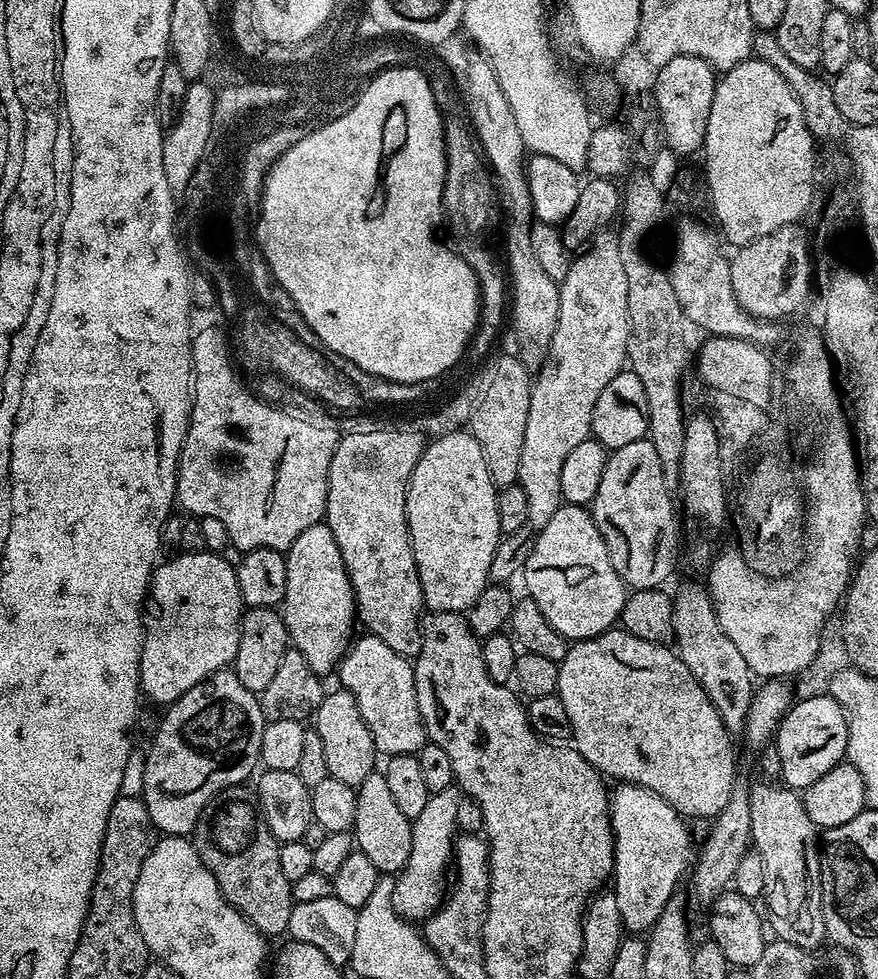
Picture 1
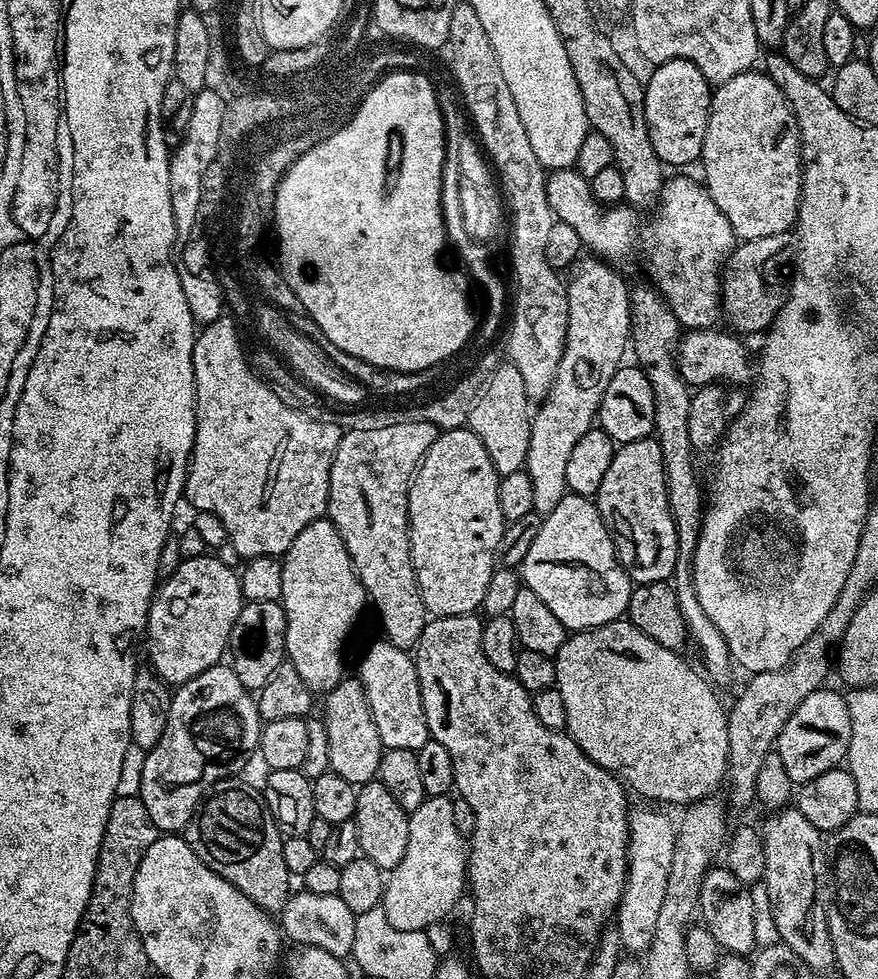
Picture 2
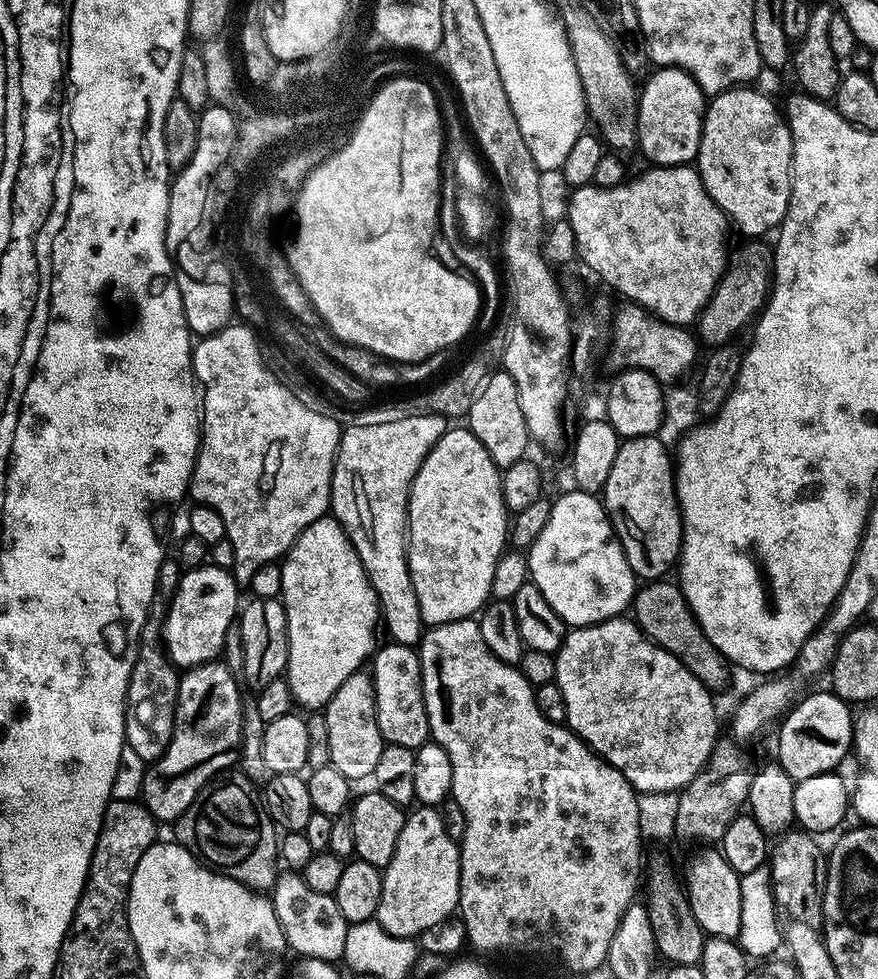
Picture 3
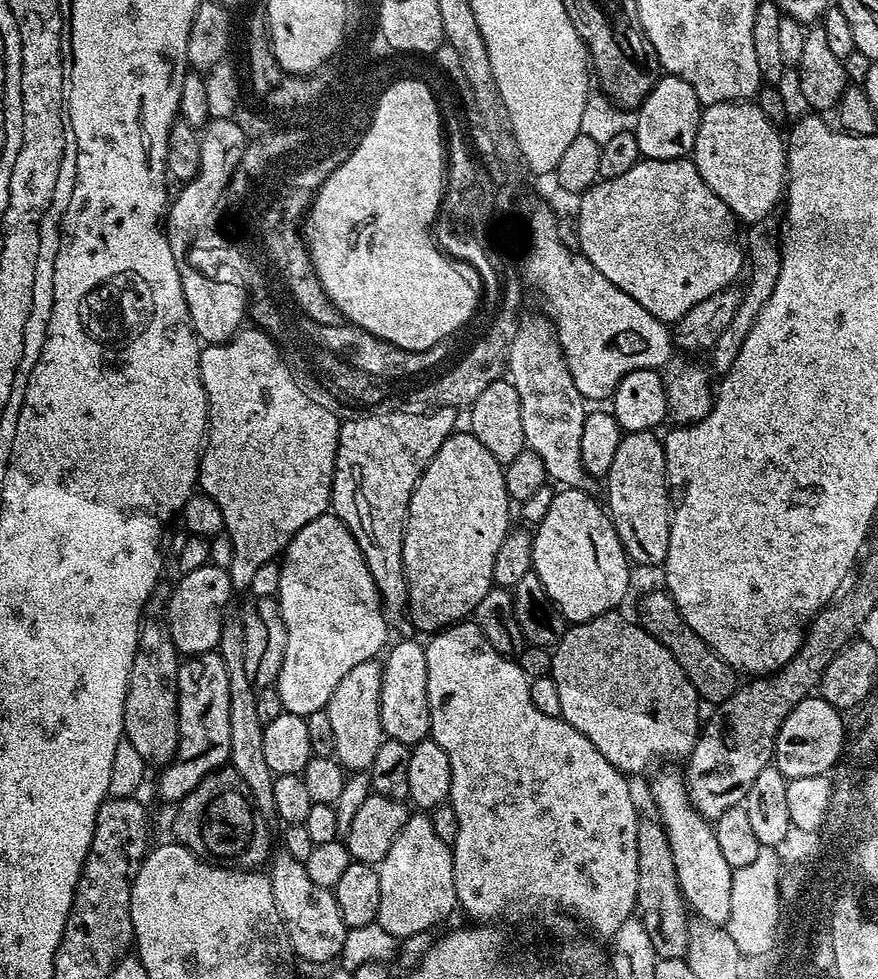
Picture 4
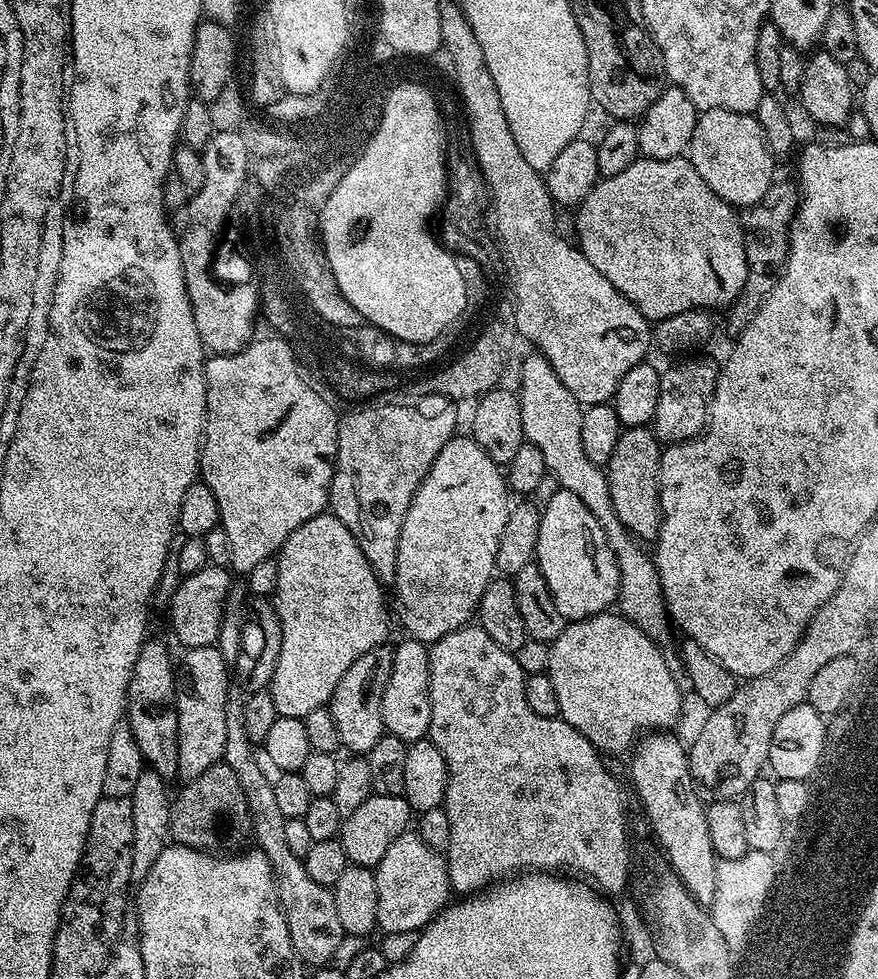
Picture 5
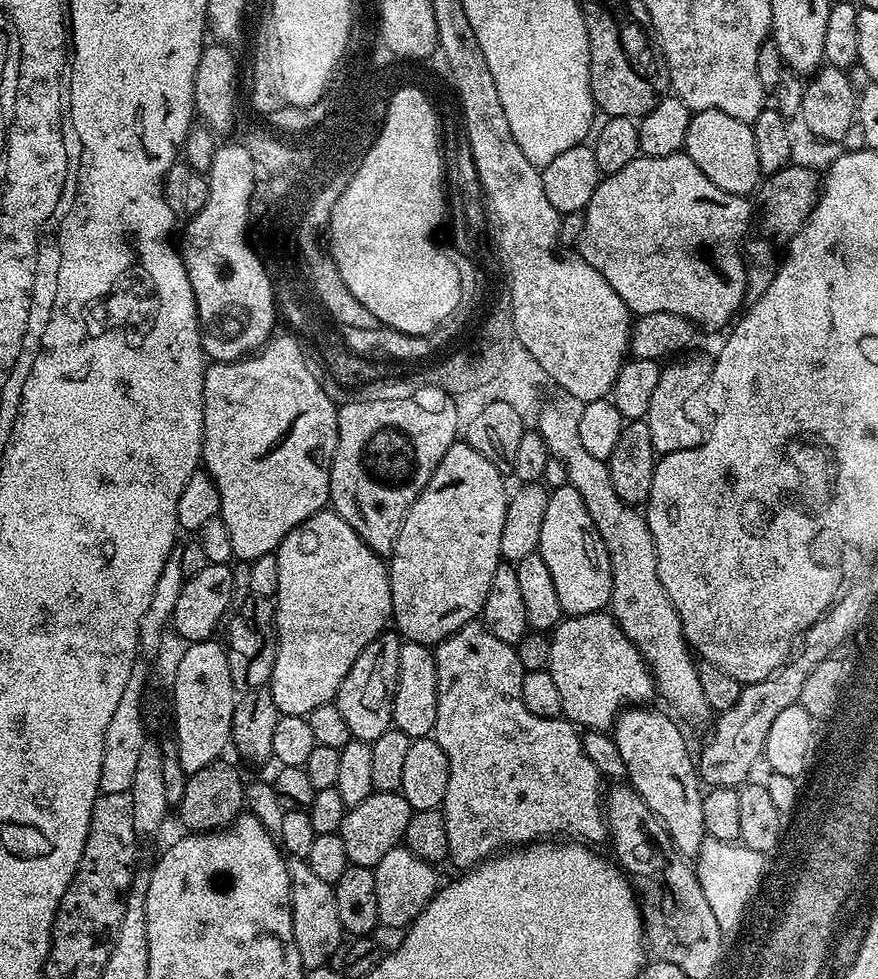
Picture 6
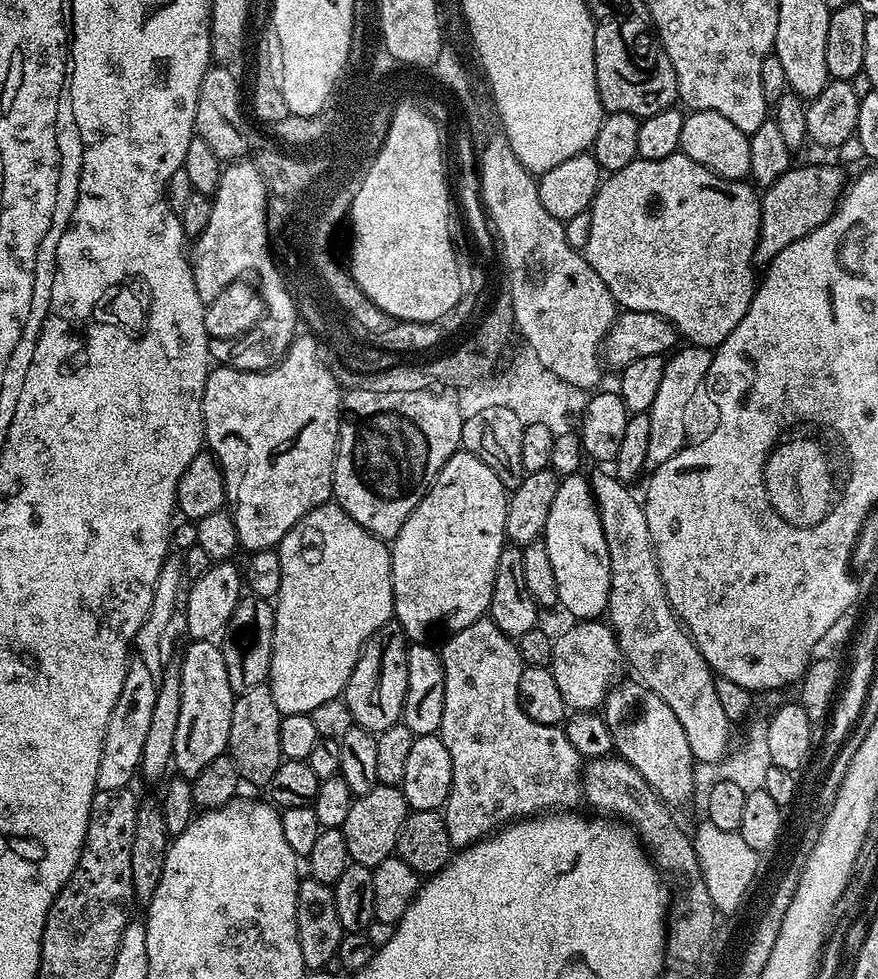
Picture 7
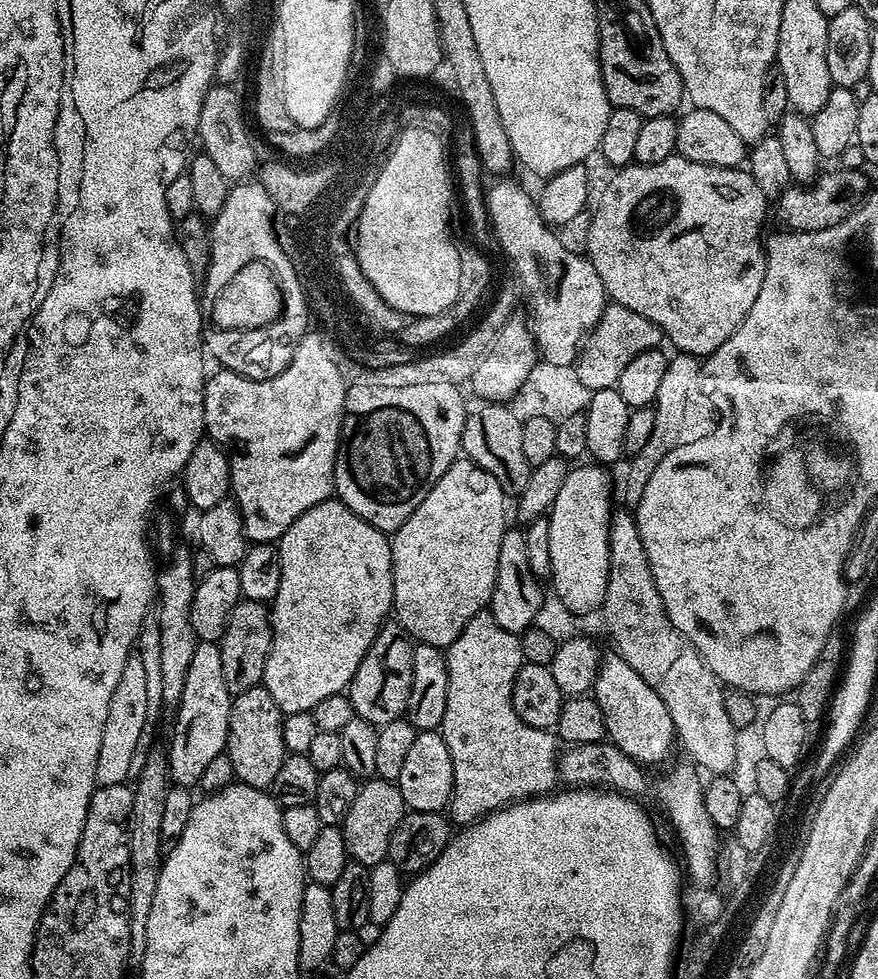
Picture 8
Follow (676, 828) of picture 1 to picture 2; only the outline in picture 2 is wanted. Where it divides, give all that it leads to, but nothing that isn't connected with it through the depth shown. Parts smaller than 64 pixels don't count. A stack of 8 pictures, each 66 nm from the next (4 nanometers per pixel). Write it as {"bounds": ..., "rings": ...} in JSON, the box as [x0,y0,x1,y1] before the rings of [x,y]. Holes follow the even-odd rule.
{"bounds":[614,806,676,954],"rings":[[[644,806],[648,808],[640,808],[631,813],[628,818],[628,873],[626,874],[626,882],[624,883],[624,893],[620,899],[620,903],[614,913],[614,926],[620,935],[620,947],[628,954],[643,954],[647,952],[650,942],[654,942],[654,925],[658,923],[658,910],[662,910],[662,898],[666,898],[666,878],[670,878],[670,862],[674,862],[674,846],[676,845],[676,828],[663,816],[660,812],[655,812],[655,807]]]}

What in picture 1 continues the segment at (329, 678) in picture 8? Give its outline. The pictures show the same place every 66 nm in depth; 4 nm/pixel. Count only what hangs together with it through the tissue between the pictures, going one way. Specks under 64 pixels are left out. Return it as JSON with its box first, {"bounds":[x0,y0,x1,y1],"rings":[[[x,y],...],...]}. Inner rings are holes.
{"bounds":[282,522,357,674],"rings":[[[326,522],[302,530],[286,549],[286,594],[282,605],[291,647],[297,648],[310,664],[310,670],[325,674],[339,665],[353,639],[352,620],[357,619],[356,596],[338,542]]]}

